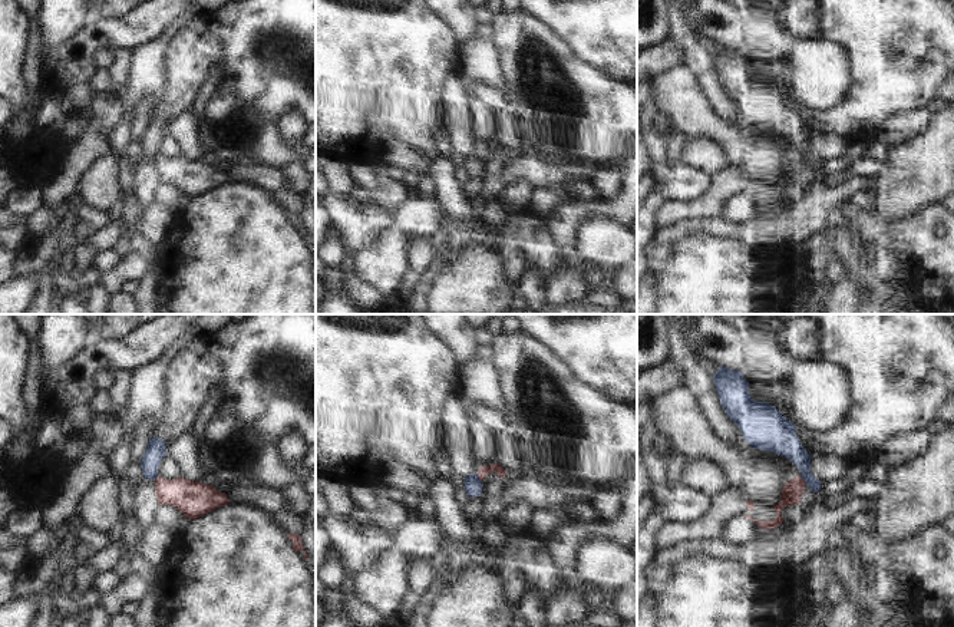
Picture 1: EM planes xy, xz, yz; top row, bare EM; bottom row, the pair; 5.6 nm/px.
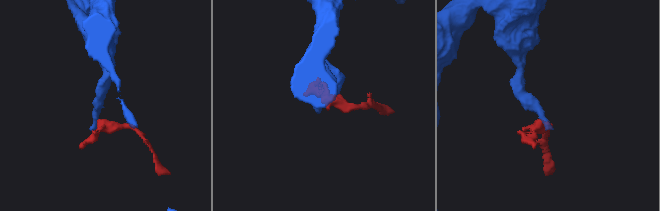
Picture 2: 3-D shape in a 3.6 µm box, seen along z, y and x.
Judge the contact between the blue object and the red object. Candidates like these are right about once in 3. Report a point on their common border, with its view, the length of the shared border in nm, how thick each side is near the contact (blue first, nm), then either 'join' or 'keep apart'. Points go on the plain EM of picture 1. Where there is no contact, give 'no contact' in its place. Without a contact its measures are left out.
yz (804, 158) | 70 nm | 160/120 nm | keep apart

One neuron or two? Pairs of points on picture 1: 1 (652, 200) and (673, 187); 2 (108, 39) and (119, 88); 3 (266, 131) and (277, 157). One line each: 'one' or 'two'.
1: two
2: two
3: one

